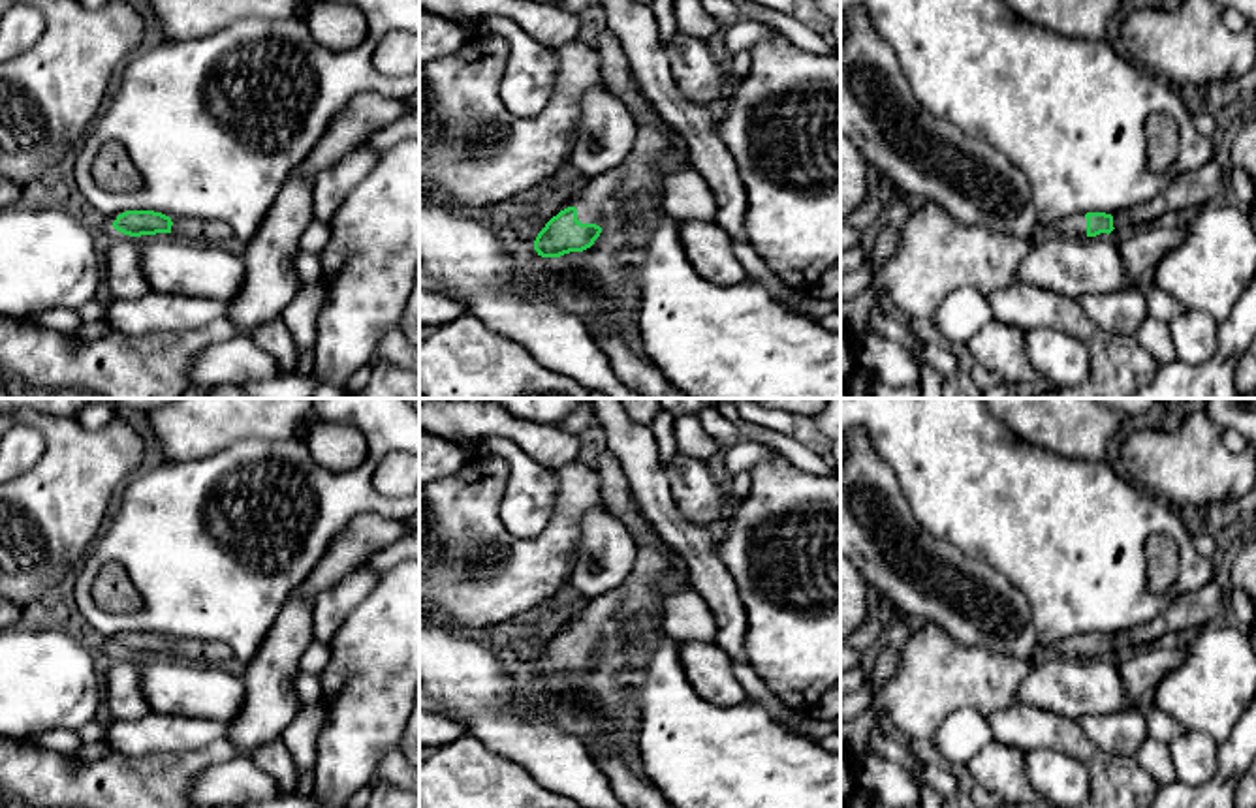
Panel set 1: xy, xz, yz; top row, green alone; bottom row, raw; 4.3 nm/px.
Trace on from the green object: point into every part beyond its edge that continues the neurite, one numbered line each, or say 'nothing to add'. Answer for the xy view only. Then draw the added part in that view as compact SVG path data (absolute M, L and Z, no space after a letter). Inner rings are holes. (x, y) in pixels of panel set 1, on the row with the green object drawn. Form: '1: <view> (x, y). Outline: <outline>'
1: xy (194, 230). Outline: M197 218L173 220L171 233L175 237L203 244L222 244L228 239L226 224L201 222Z

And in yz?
1: yz (1191, 190). Outline: M1215 160L1207 162L1200 169L1179 173L1154 199L1136 205L1128 210L1121 210L1113 216L1113 227L1141 229L1153 222L1158 222L1168 212L1181 216L1200 210L1207 203L1213 203L1222 188L1222 171Z
2: yz (1074, 226). Outline: M1075 214L1059 220L1059 235L1064 237L1087 237L1087 218L1085 214Z

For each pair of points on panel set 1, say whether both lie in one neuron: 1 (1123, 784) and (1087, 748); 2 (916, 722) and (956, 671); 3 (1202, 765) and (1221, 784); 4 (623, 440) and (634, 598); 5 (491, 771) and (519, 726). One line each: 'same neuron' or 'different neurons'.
1: same neuron
2: same neuron
3: different neurons
4: different neurons
5: different neurons

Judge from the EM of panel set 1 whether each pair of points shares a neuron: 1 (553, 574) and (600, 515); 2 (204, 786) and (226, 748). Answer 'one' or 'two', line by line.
1: two
2: two

